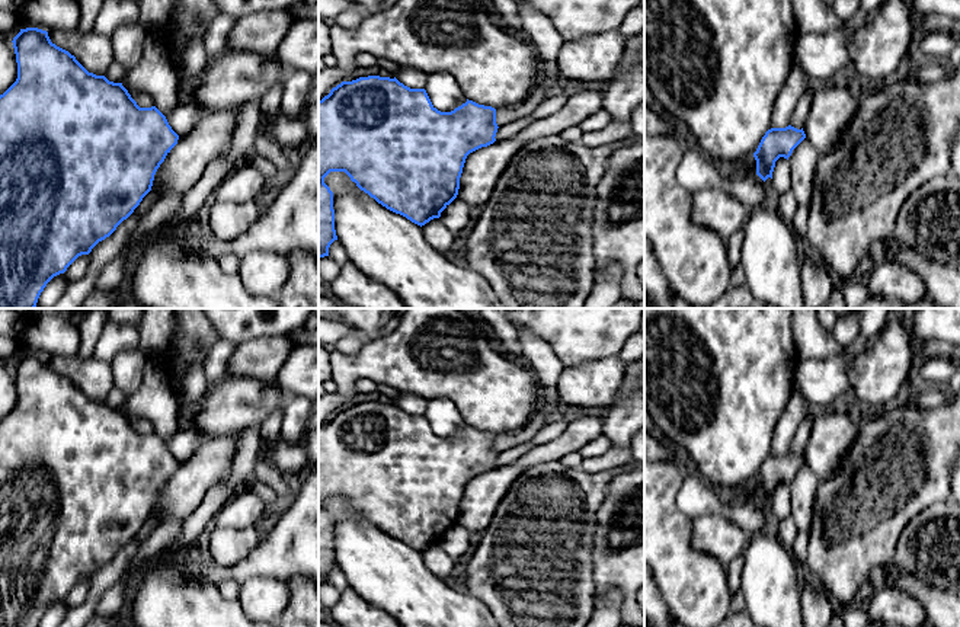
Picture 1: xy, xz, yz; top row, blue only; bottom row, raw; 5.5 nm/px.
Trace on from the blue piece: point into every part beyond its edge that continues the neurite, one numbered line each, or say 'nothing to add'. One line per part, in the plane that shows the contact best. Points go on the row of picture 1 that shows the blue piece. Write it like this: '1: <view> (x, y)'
nothing to add

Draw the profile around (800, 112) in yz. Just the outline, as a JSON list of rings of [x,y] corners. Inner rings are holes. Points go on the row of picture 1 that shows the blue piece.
[[[807,90],[806,93],[801,95],[791,115],[791,121],[790,121],[791,127],[797,129],[801,129],[804,127],[812,105],[812,99],[813,99],[813,90]]]

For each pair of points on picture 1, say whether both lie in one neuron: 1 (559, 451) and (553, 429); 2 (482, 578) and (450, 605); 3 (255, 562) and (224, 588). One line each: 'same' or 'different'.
1: different
2: different
3: different

